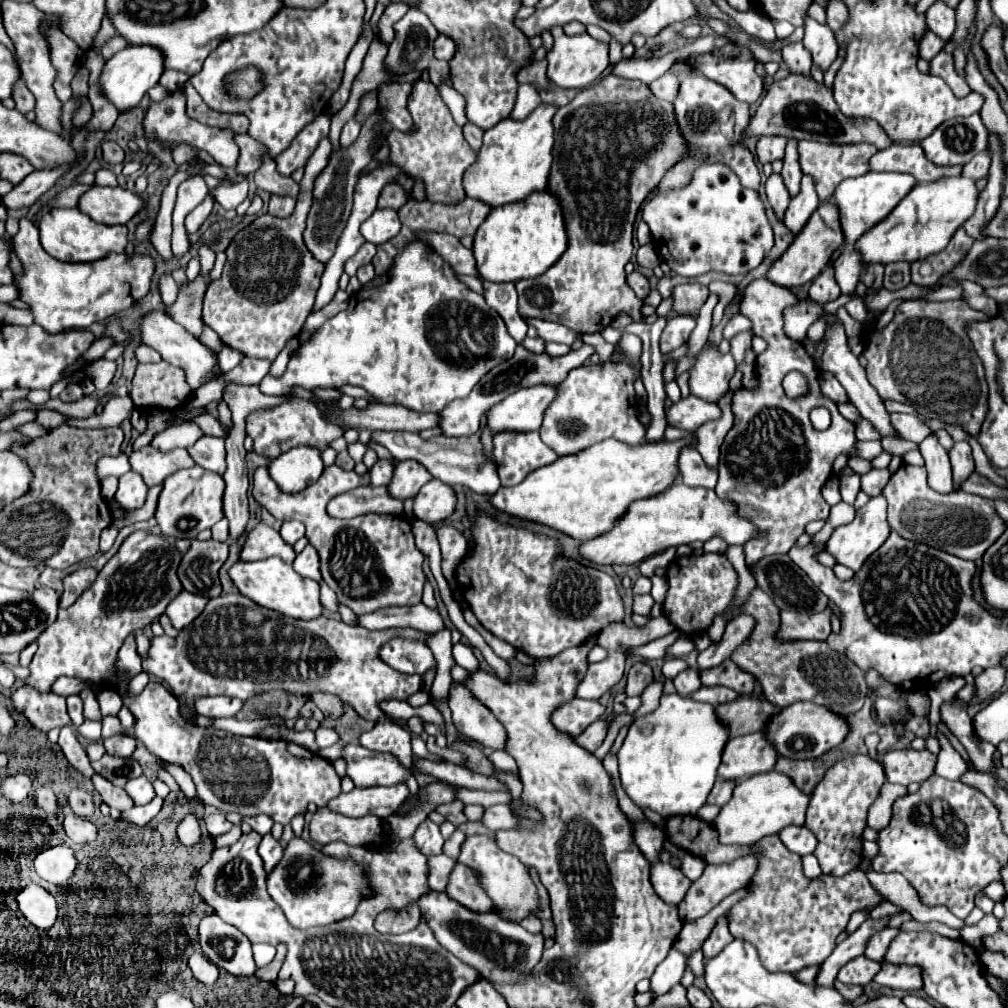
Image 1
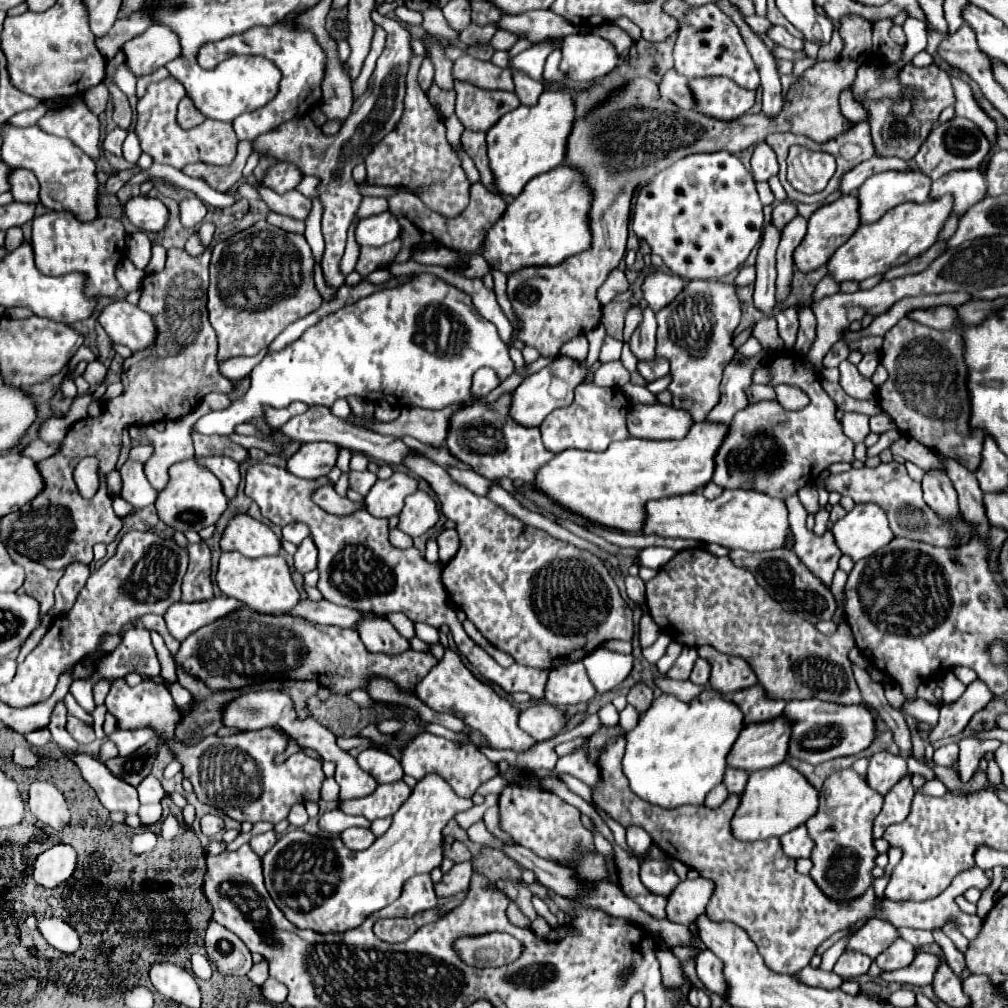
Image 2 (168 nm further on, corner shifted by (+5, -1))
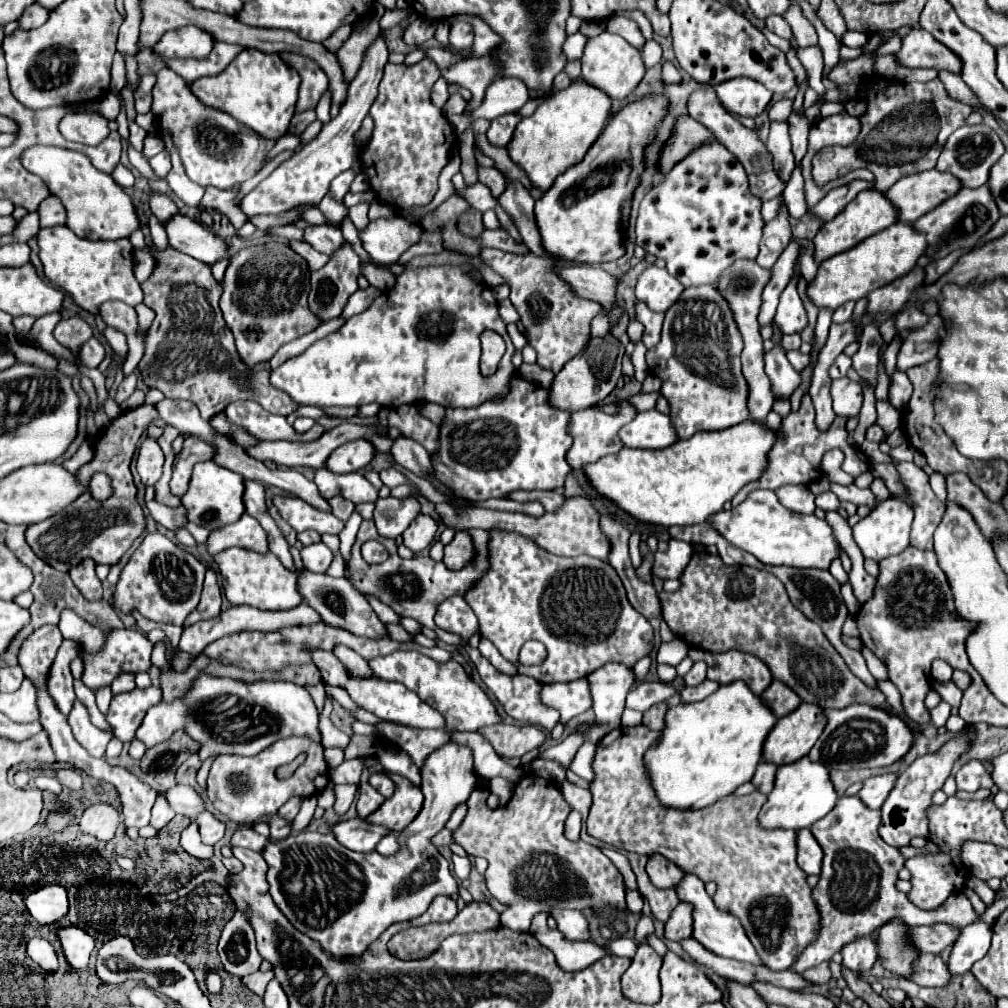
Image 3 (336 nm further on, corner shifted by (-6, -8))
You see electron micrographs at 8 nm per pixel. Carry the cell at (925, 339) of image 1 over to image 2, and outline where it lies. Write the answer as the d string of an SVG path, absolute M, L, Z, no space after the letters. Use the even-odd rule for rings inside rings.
M904 316L894 328L890 328L890 330L886 332L886 336L884 336L884 344L882 344L880 364L886 368L886 372L888 372L888 380L886 380L882 386L878 386L878 402L880 402L882 410L884 410L884 412L898 424L900 432L906 434L906 436L910 436L910 438L914 438L914 440L918 440L920 444L924 444L924 446L936 450L938 454L944 454L944 456L948 456L948 458L954 458L954 460L962 462L968 470L976 470L978 464L980 464L980 460L982 460L980 452L982 452L982 442L984 442L984 430L972 430L972 426L970 426L970 412L972 412L972 410L970 410L968 366L966 366L966 362L964 362L964 340L962 340L962 336L956 334L956 332L940 332L940 330L934 330L934 328L928 328L928 326L920 326L920 322L912 322L908 316Z

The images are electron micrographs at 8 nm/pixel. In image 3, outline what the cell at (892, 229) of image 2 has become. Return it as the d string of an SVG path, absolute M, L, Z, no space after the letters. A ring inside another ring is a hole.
M905 223L891 225L871 235L869 239L861 241L853 249L847 249L845 253L837 253L835 257L823 261L819 265L815 279L807 285L807 297L819 309L825 307L831 311L835 311L847 301L859 301L867 297L867 293L871 293L873 289L879 289L909 273L915 267L917 259L923 255L925 247L927 247L925 235L915 231L911 225Z

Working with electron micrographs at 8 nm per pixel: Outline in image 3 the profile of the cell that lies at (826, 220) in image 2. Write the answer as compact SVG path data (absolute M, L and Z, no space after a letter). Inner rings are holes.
M865 189L833 221L829 221L827 225L823 225L819 229L819 233L813 239L815 261L821 263L827 257L843 253L851 247L855 247L857 243L861 243L863 239L871 237L873 233L879 233L879 231L883 231L895 223L899 223L899 221L895 221L895 209L891 209L891 201L887 201L887 197L883 197L883 193L879 193L877 189Z

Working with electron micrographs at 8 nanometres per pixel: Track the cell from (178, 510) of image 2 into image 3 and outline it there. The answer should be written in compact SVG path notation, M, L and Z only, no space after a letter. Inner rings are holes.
M203 461L193 467L189 491L185 493L181 501L187 507L189 521L213 531L213 529L221 529L223 525L237 521L245 513L243 491L245 491L245 479L239 477L239 473L223 469L215 461Z

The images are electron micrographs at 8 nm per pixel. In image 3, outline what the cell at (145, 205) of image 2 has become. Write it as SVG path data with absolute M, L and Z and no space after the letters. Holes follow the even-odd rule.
M177 215L165 223L169 245L195 257L205 265L213 265L217 261L231 261L229 245L215 235L211 229L203 227L199 221L193 221L185 215Z

